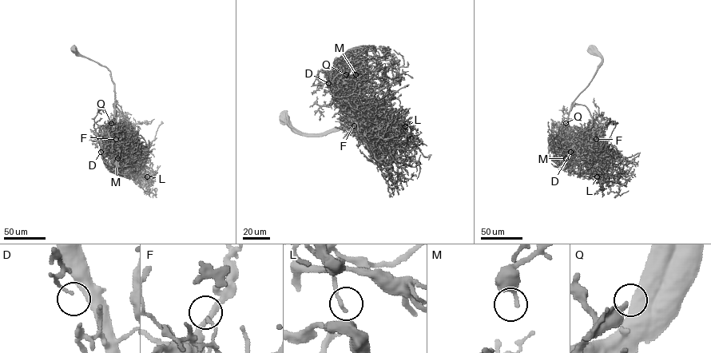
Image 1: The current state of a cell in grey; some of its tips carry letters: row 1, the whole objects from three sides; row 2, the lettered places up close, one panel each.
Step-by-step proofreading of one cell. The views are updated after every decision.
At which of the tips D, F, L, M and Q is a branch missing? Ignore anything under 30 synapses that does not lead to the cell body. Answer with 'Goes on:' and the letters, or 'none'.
Goes on: Q

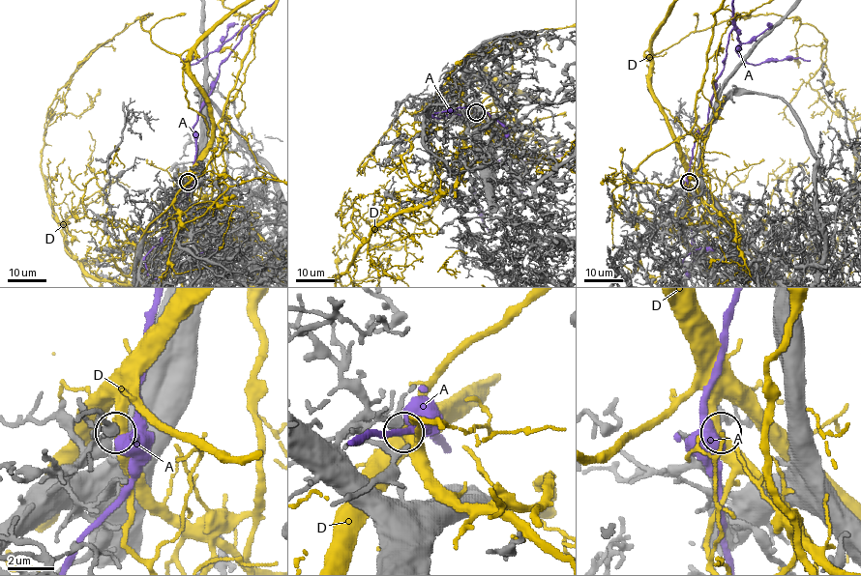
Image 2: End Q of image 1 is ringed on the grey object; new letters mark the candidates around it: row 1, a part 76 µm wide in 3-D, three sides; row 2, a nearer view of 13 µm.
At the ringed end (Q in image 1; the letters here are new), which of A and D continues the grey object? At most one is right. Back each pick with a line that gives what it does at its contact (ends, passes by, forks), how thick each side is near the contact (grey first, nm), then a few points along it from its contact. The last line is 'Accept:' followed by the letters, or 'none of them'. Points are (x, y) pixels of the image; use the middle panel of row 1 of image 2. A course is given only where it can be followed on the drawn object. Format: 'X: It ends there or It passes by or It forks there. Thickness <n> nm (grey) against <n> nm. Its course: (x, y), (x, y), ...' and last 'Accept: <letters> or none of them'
Accept: none of them

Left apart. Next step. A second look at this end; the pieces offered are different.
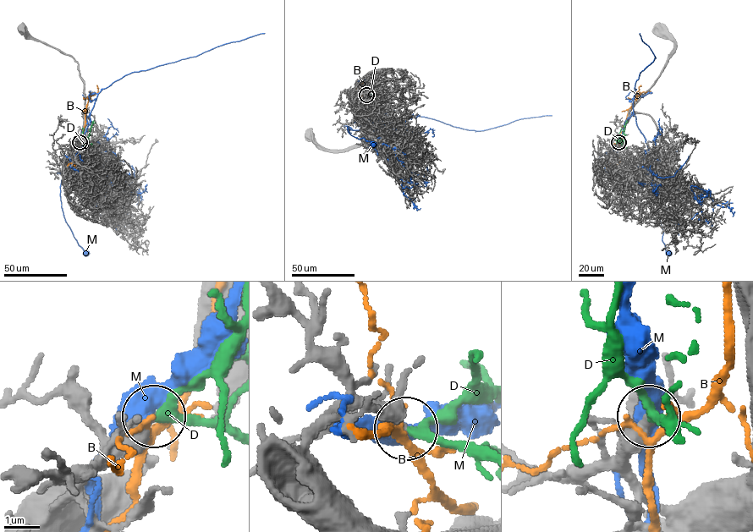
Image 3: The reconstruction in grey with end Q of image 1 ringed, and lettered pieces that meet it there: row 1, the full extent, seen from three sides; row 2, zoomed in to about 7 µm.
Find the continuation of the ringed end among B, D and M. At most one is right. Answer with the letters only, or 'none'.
D

